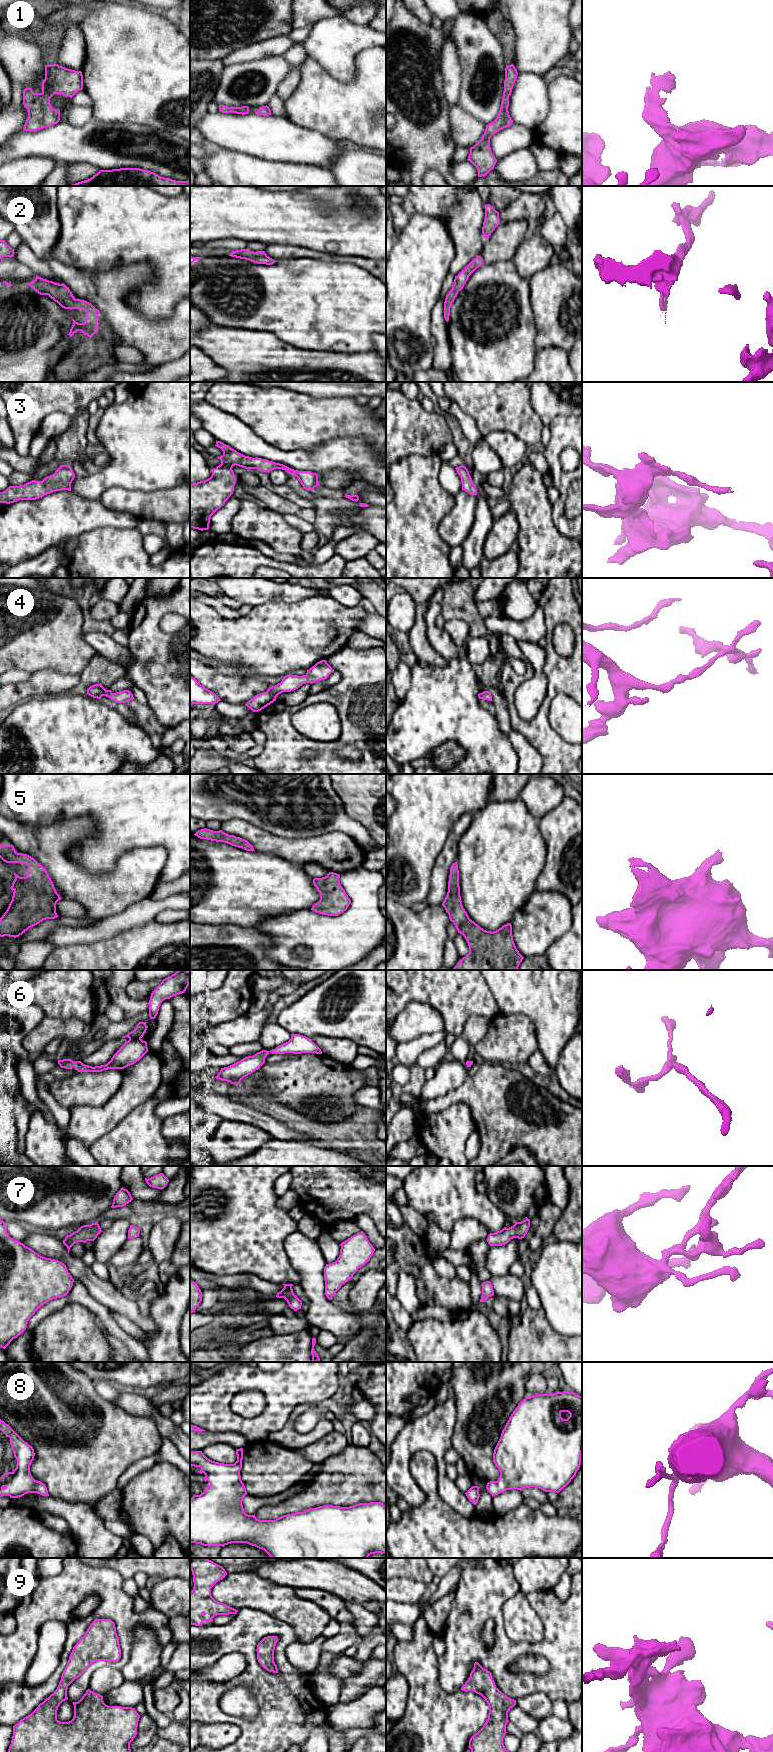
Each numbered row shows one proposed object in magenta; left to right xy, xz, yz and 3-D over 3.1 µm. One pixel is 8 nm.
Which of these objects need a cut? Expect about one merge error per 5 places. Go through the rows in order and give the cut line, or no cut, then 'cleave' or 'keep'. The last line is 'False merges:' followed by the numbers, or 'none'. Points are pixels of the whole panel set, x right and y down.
1: no cut | keep
2: no cut | keep
3: no cut | keep
4: no cut | keep
5: no cut | keep
6: no cut | keep
7: no cut | keep
8: no cut | keep
9: no cut | keep
False merges: none

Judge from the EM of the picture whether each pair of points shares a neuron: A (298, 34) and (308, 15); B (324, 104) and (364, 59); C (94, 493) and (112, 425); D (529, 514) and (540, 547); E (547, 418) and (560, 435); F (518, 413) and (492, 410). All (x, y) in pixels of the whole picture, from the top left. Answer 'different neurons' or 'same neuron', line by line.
A: different neurons
B: same neuron
C: same neuron
D: same neuron
E: different neurons
F: same neuron

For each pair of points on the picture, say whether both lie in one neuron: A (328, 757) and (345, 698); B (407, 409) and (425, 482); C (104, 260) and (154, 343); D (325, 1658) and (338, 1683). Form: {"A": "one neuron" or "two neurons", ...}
{"A": "one neuron", "B": "two neurons", "C": "two neurons", "D": "one neuron"}

